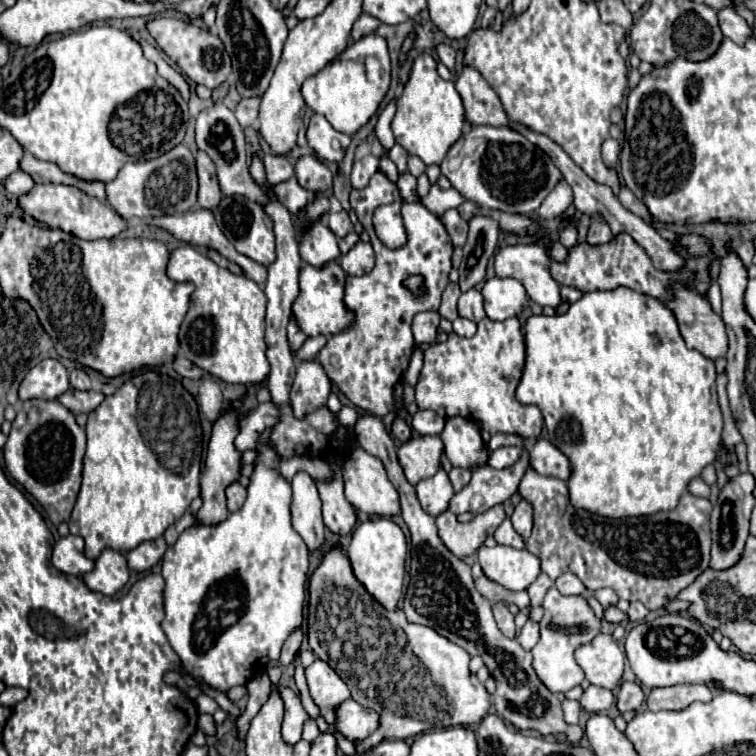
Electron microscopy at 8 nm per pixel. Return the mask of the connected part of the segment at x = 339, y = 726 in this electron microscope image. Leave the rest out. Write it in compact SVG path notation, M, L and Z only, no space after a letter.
M346 699L342 705L338 705L334 709L334 715L336 731L342 733L350 743L364 741L378 727L376 711L360 707L360 703L356 703L354 699Z

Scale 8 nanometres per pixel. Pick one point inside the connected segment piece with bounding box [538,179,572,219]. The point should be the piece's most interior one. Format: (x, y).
(557, 202)

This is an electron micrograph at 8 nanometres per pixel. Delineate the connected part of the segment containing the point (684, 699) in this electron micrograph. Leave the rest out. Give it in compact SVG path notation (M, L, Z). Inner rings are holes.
M672 685L652 689L646 697L646 705L650 711L682 711L694 701L712 701L714 693L708 685Z

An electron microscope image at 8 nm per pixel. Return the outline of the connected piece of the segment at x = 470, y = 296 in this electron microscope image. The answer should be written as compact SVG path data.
M470 289L460 295L458 299L458 315L470 321L480 321L486 317L482 307L482 295L478 289Z

